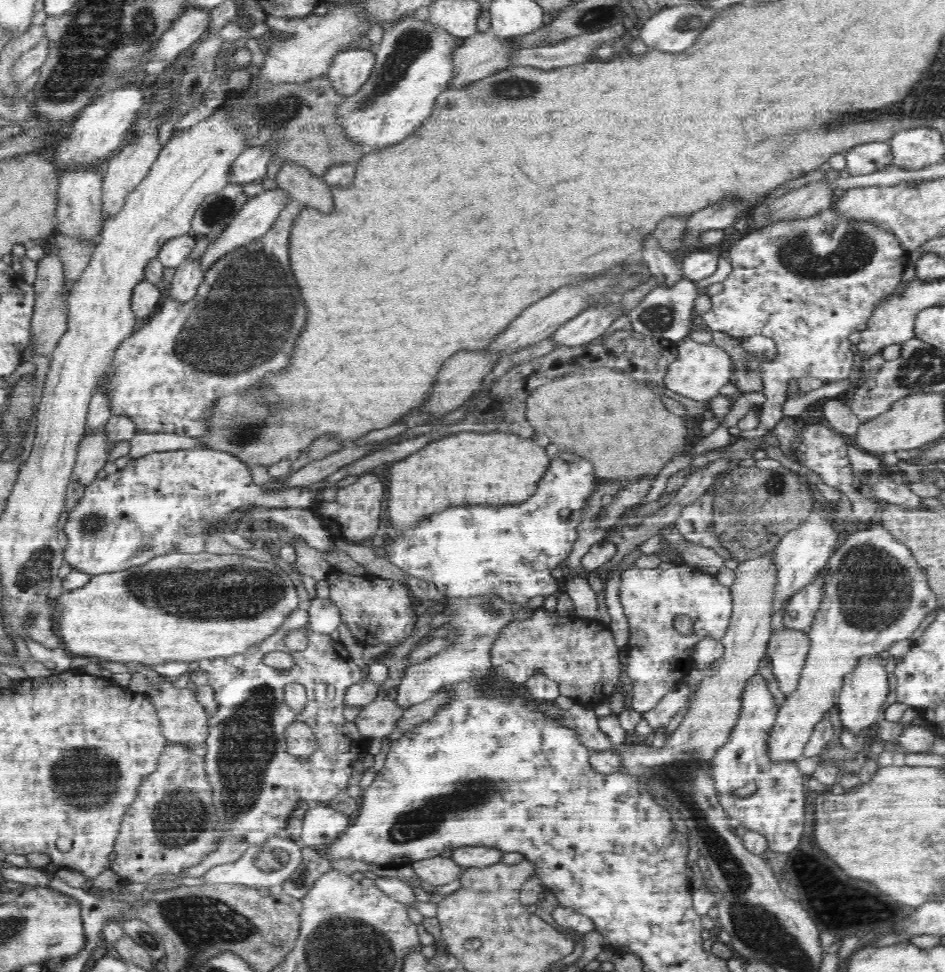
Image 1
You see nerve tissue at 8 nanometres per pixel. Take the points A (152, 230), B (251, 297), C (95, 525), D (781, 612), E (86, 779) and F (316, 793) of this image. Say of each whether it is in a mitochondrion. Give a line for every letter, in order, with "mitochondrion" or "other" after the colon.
A: other
B: mitochondrion
C: mitochondrion
D: other
E: mitochondrion
F: other

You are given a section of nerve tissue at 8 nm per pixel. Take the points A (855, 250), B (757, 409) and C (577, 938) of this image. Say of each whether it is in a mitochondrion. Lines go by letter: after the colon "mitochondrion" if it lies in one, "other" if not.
A: mitochondrion
B: other
C: other

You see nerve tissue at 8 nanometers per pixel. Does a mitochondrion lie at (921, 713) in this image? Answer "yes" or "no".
no

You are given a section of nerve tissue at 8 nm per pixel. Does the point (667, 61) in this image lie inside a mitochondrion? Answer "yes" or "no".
no

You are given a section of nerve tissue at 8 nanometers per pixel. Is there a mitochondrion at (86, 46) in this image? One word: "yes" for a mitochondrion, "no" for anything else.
yes

